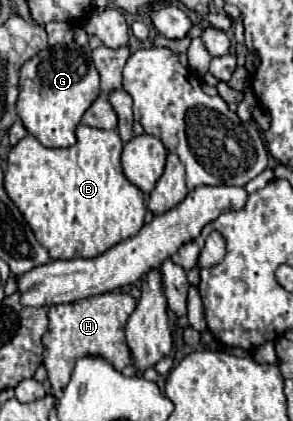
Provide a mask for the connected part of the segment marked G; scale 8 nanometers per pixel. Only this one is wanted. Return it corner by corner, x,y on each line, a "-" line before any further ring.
70,43
40,51
20,71
20,97
16,113
24,127
46,147
70,147
76,143
76,127
86,109
100,95
100,75
92,65
90,51

